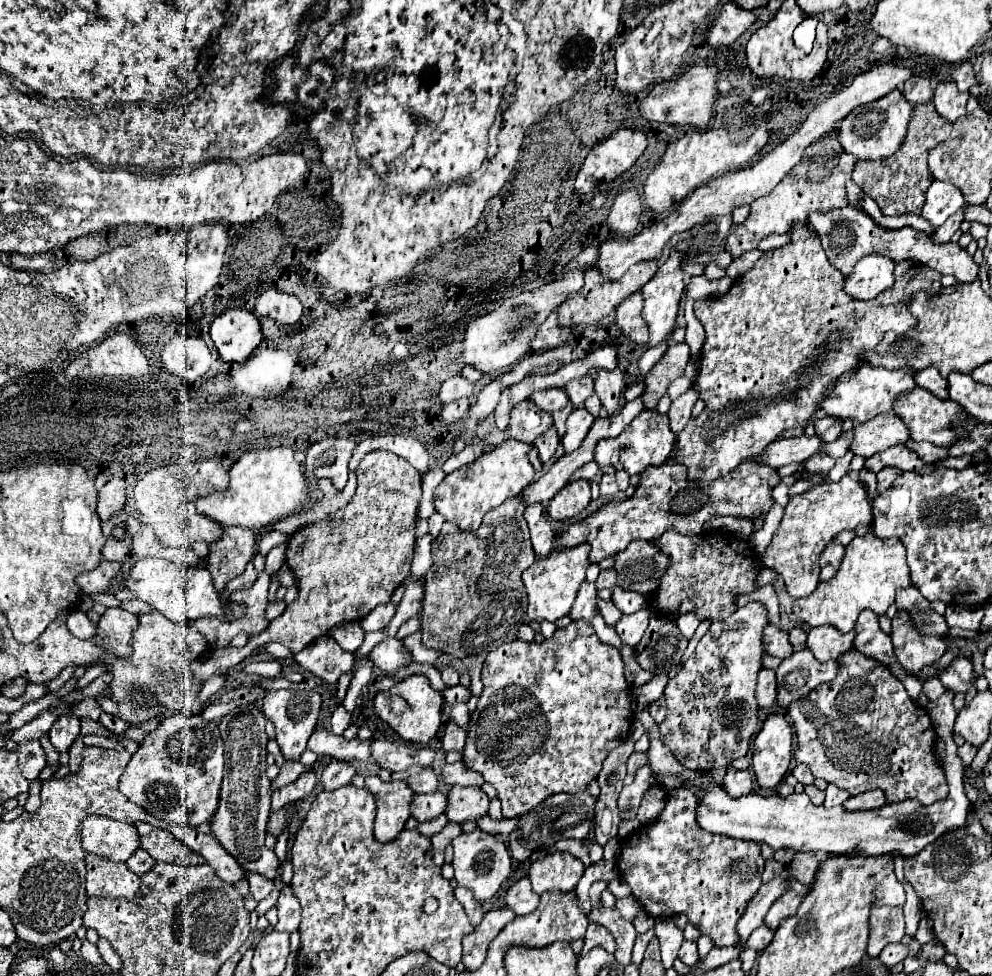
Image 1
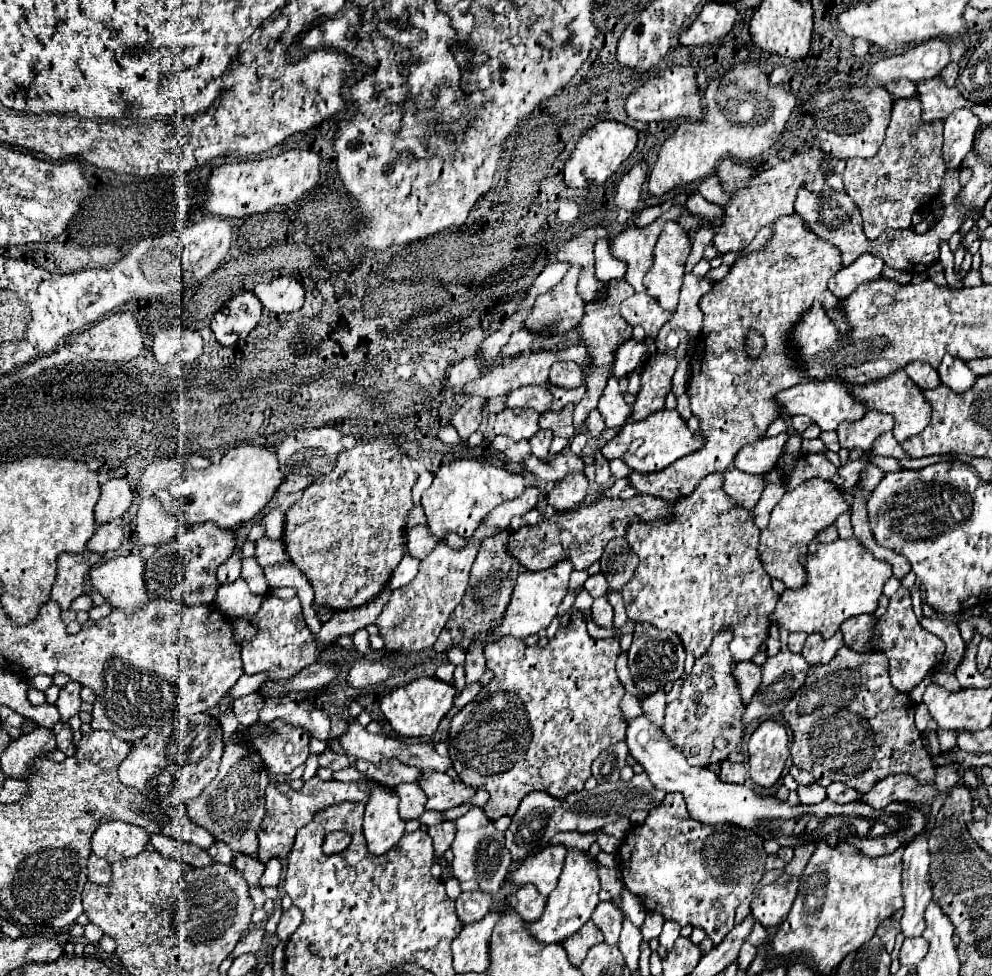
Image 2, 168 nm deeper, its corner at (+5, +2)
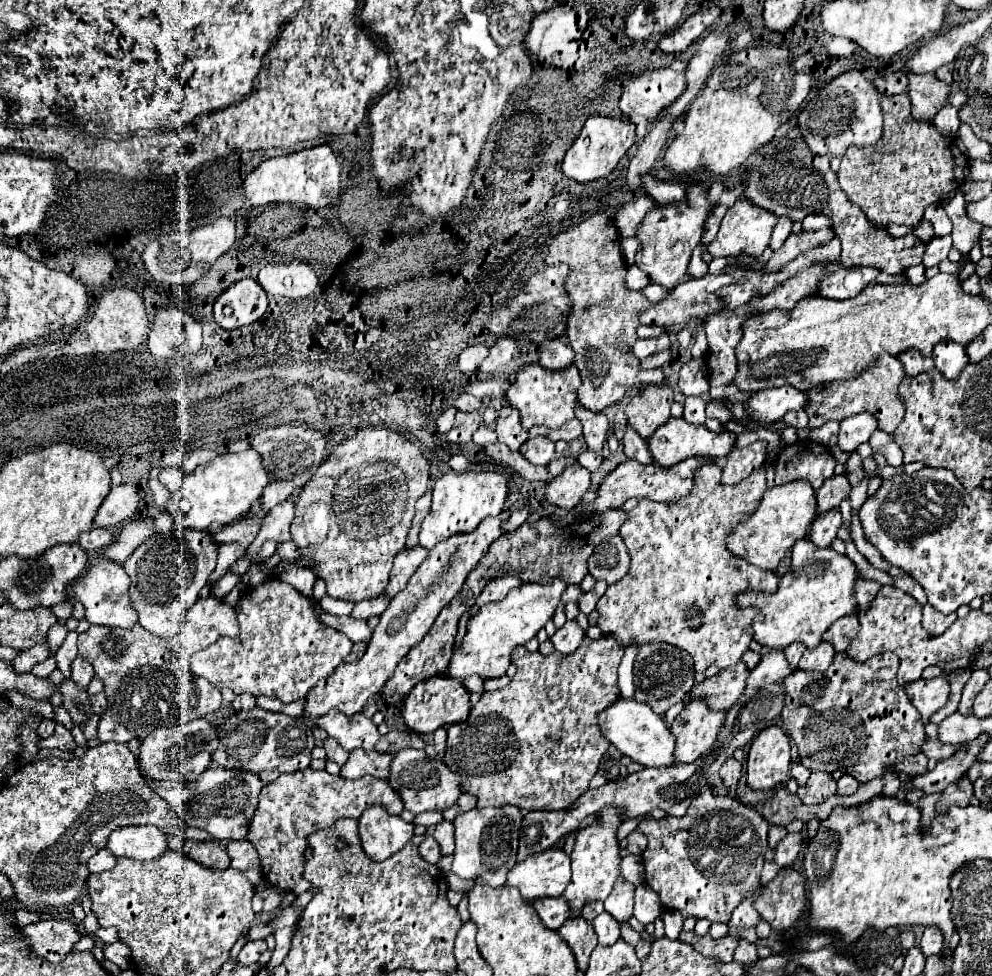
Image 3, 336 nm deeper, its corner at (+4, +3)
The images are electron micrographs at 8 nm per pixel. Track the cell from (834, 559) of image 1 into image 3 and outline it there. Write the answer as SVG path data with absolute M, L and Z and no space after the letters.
M838 508L818 514L818 518L814 520L814 526L812 526L810 540L820 548L828 548L834 542L840 524L842 524L842 514Z

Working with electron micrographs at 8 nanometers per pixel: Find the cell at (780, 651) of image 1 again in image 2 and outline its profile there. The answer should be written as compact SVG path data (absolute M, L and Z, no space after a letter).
M707 475L697 491L693 491L693 495L677 501L671 523L659 519L657 523L649 525L637 521L629 525L625 539L639 555L639 567L635 569L631 581L621 589L621 595L625 599L627 615L633 621L649 621L657 629L675 631L681 637L685 649L691 651L695 657L705 653L705 649L711 645L713 635L719 629L731 627L731 653L733 659L739 663L751 661L765 643L771 625L769 615L773 613L779 595L771 589L771 577L757 559L759 529L753 523L753 513L743 511L741 507L731 503L721 491L721 483L723 475Z

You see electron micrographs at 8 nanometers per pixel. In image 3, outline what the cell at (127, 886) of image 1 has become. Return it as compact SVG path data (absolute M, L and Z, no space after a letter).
M108 848L98 850L98 854L88 860L88 870L90 872L106 872L106 870L112 870L114 866L116 866L116 858L110 854Z

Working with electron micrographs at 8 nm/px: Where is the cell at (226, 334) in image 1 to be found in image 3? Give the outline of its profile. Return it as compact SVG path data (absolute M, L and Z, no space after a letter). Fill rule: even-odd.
M242 278L234 282L226 292L222 292L220 298L214 302L214 318L222 328L236 330L260 320L266 312L266 306L268 300L262 286L258 286L254 278ZM224 306L232 306L234 314L224 316Z

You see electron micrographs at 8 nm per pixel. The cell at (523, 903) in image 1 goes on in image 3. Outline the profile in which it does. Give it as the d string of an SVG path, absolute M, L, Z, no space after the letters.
M538 898L532 902L534 910L538 912L540 920L552 928L558 930L568 918L570 918L570 906L566 906L566 898Z

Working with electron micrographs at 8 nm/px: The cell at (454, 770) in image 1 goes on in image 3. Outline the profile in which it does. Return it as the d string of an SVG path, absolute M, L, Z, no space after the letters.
M392 730L392 732L388 732L386 736L382 736L378 740L376 750L378 752L386 752L386 754L396 754L402 748L424 750L424 746L426 746L424 740L416 732L398 732L398 730Z

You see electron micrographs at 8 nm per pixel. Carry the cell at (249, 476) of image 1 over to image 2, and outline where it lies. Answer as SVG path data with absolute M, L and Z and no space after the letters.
M233 447L223 455L219 463L207 469L185 469L173 491L175 517L183 523L199 525L205 521L217 523L221 529L229 529L239 523L247 523L259 515L275 491L283 483L285 473L279 467L277 453L267 447Z

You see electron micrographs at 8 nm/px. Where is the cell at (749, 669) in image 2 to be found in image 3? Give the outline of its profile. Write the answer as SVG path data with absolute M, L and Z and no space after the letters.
M736 662L734 666L720 670L710 678L698 678L688 696L688 702L702 698L712 710L728 710L740 698L748 674L750 670L746 668L746 664Z

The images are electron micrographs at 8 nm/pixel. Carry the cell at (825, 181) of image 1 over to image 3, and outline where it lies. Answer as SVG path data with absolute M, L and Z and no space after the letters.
M740 196L736 200L736 204L732 208L728 208L726 216L722 218L722 224L720 224L720 230L718 230L718 236L714 242L708 244L708 252L714 256L714 258L728 258L728 256L740 256L740 254L748 254L748 256L760 256L764 252L764 248L768 246L768 240L770 240L770 232L772 232L772 226L778 222L778 218L768 212L768 210L760 210L756 208L754 204L750 204L744 196Z

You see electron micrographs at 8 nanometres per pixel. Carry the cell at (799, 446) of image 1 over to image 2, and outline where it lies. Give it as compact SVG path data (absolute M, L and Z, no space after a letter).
M781 433L777 437L763 437L759 439L757 443L751 443L751 445L745 445L739 453L737 453L737 459L735 459L735 467L745 471L745 473L753 473L753 475L759 475L759 473L767 473L771 471L777 461L781 459L783 451L785 451L785 443L787 443L789 435L787 433Z

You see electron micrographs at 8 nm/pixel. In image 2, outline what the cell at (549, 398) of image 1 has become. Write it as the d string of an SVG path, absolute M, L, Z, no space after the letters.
M545 383L545 387L519 387L509 391L507 395L509 395L507 407L531 407L539 413L545 413L549 409L549 403L553 403L549 383Z

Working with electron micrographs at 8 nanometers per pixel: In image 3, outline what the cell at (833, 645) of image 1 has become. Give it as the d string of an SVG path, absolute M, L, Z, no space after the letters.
M822 642L818 648L814 650L806 650L804 656L798 662L800 670L826 670L832 660L834 660L834 646L830 646L828 642Z

